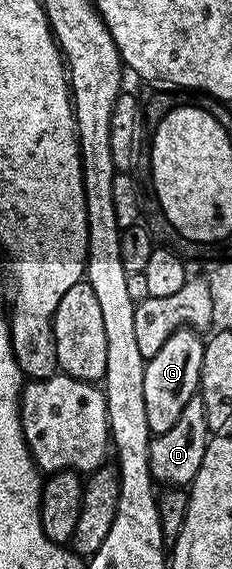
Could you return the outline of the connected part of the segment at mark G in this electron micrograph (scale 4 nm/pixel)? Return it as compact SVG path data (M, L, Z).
M179 329L169 339L165 339L165 347L157 351L157 355L147 358L145 367L145 416L149 418L152 434L164 433L177 423L181 411L185 411L185 403L196 396L201 375L201 359L203 358L204 338L194 329Z

